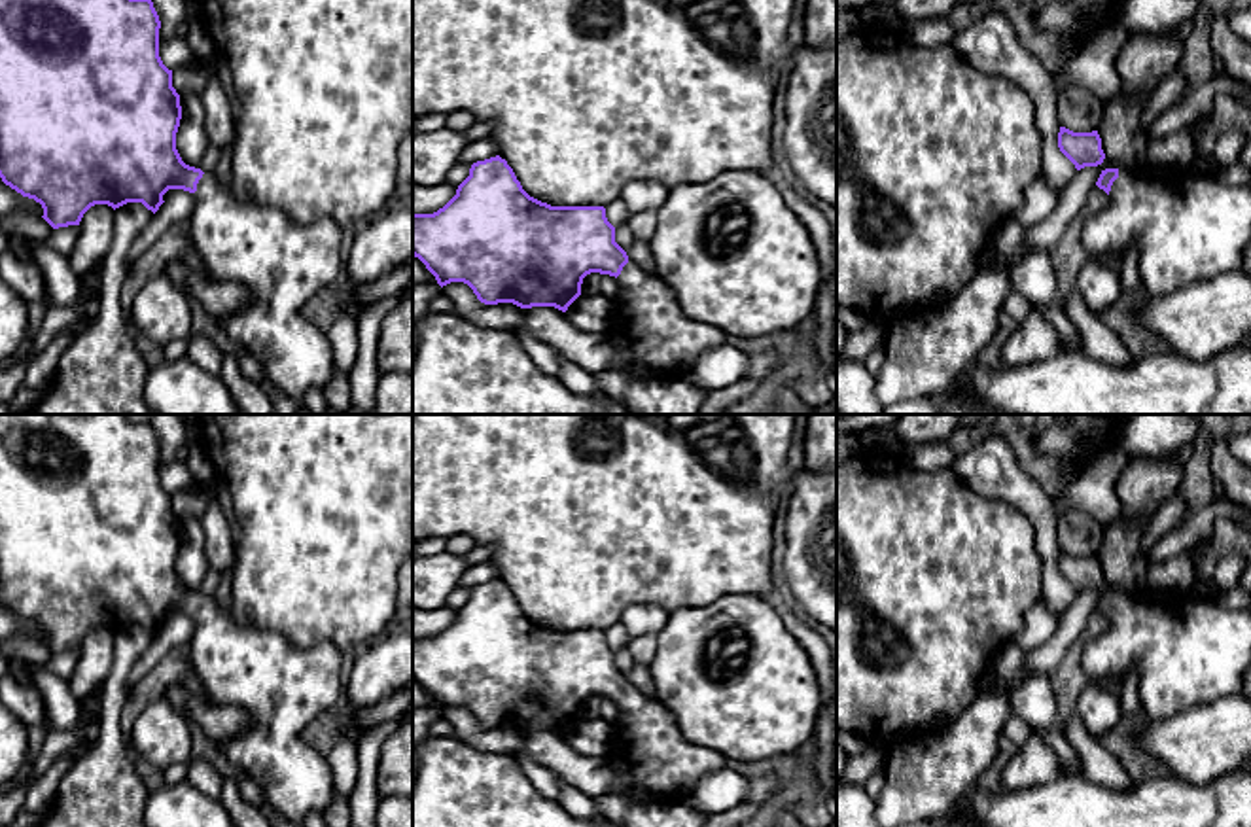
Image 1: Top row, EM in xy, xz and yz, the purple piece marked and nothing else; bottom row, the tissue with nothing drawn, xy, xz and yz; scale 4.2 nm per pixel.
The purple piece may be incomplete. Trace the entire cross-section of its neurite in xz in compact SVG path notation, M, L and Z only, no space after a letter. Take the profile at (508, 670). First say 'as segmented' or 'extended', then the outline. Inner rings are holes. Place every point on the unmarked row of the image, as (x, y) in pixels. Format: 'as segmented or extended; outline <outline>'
extended; outline M500 579L477 585L469 600L458 609L456 619L433 638L413 638L413 679L435 700L443 712L450 706L467 708L485 729L513 727L520 732L555 730L562 736L581 719L583 702L590 696L617 702L613 738L606 759L613 770L611 795L623 804L676 802L700 778L727 768L727 757L715 749L689 742L676 715L655 696L645 696L632 687L615 666L615 651L606 642L604 630L551 630L530 621L513 592Z

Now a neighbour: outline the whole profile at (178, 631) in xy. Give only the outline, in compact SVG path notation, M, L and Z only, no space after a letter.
M174 613L170 621L153 638L148 651L132 666L127 691L134 683L138 683L159 662L163 655L167 655L170 649L182 643L187 643L193 634L193 628L195 628L193 617L184 613Z

